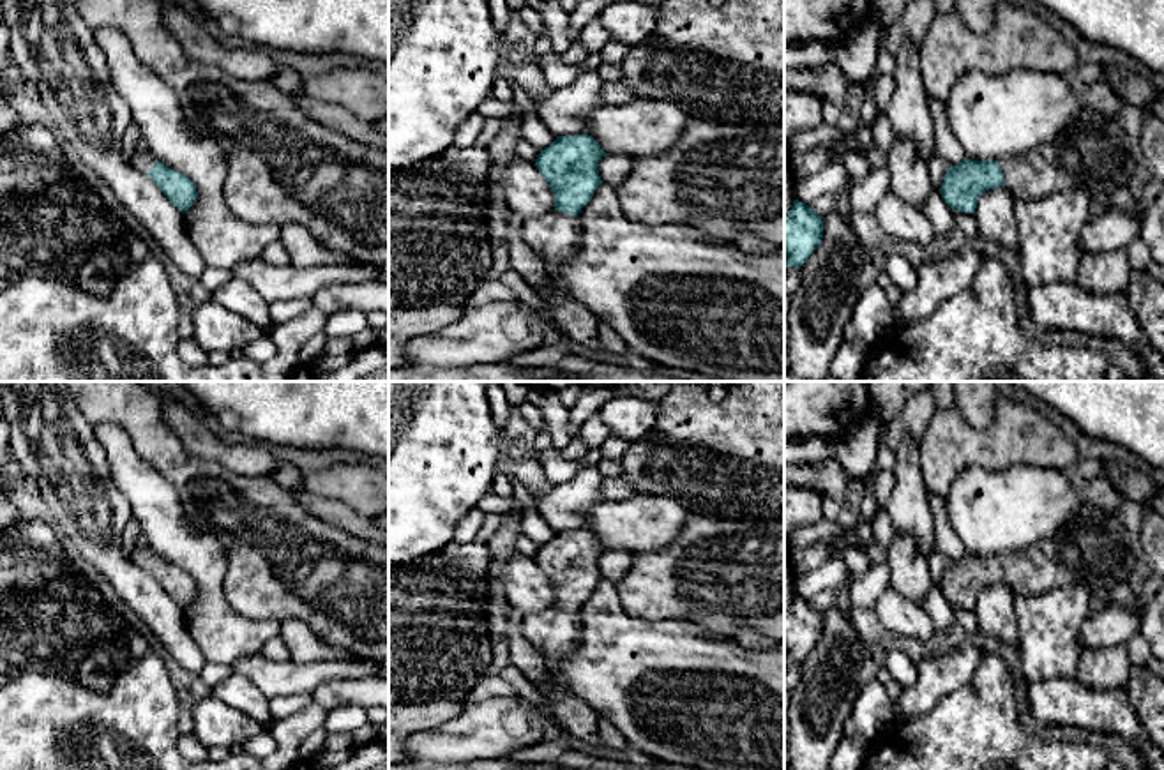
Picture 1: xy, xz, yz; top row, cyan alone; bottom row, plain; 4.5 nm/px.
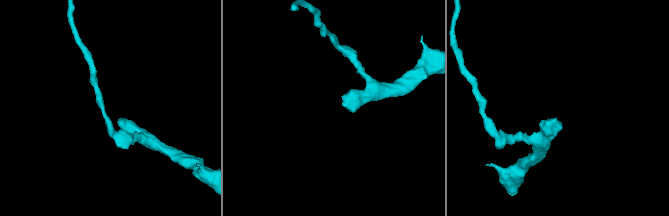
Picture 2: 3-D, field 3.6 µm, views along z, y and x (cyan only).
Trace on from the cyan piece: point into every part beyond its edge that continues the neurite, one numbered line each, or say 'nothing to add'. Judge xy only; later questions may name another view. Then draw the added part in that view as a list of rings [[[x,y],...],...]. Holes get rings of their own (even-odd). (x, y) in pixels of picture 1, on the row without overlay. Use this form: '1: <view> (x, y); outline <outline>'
1: xy (143, 557); outline [[[136,546],[131,553],[131,558],[140,567],[147,569],[150,563],[157,560],[157,555],[148,546],[141,546],[141,547]]]

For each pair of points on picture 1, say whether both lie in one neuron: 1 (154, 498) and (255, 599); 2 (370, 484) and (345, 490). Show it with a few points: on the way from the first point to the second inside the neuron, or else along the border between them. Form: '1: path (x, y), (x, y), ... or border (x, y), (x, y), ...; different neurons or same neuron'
1: border (207, 534), (225, 550), (223, 597), (237, 611); different neurons
2: path (364, 486), (350, 486); same neuron

